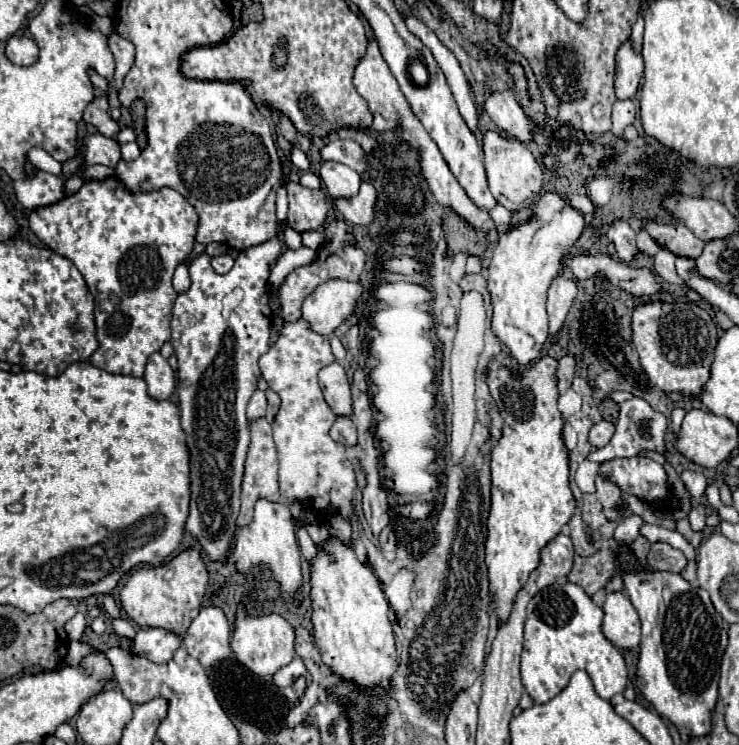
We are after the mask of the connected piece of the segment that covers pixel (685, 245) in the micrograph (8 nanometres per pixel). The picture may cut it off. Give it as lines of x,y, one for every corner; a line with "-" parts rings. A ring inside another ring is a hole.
643,220
643,230
651,234
651,238
661,246
673,252
675,256
683,258
697,258
701,256
705,242
699,240
687,226
679,224
657,224
653,220

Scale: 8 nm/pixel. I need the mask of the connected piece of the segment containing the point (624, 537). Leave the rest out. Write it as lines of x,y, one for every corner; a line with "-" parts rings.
629,516
623,522
619,522
619,526
615,528
615,536
613,536
615,542
623,544
623,546
629,546
637,538
641,524
643,524
643,520
639,516

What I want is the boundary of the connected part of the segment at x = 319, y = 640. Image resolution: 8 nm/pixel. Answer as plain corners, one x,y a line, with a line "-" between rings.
331,536
327,542
321,544
321,550
311,560
311,622
313,622
313,638
315,646
319,648
323,662
343,678
355,680
359,686
383,686
389,688
391,676
397,668
397,654
395,654
395,638
393,628
389,622
389,602
379,586
377,576
369,566
365,566
355,550
341,542
339,538

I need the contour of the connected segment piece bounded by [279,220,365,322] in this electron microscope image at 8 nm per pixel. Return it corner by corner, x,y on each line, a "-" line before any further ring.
337,220
333,224
329,224
325,228
327,236
331,238
329,244
325,244
323,248
319,248
319,254
315,258
315,262
307,264
307,266
299,266
295,268
285,282
279,288
279,300
281,300
281,310
283,310
283,318
285,322
297,322
301,318
301,304
303,300
323,282
331,280
331,278
343,278
343,280
359,280
361,272
363,272
363,264
365,264
365,254
363,250
357,246
351,230
347,228
345,222

